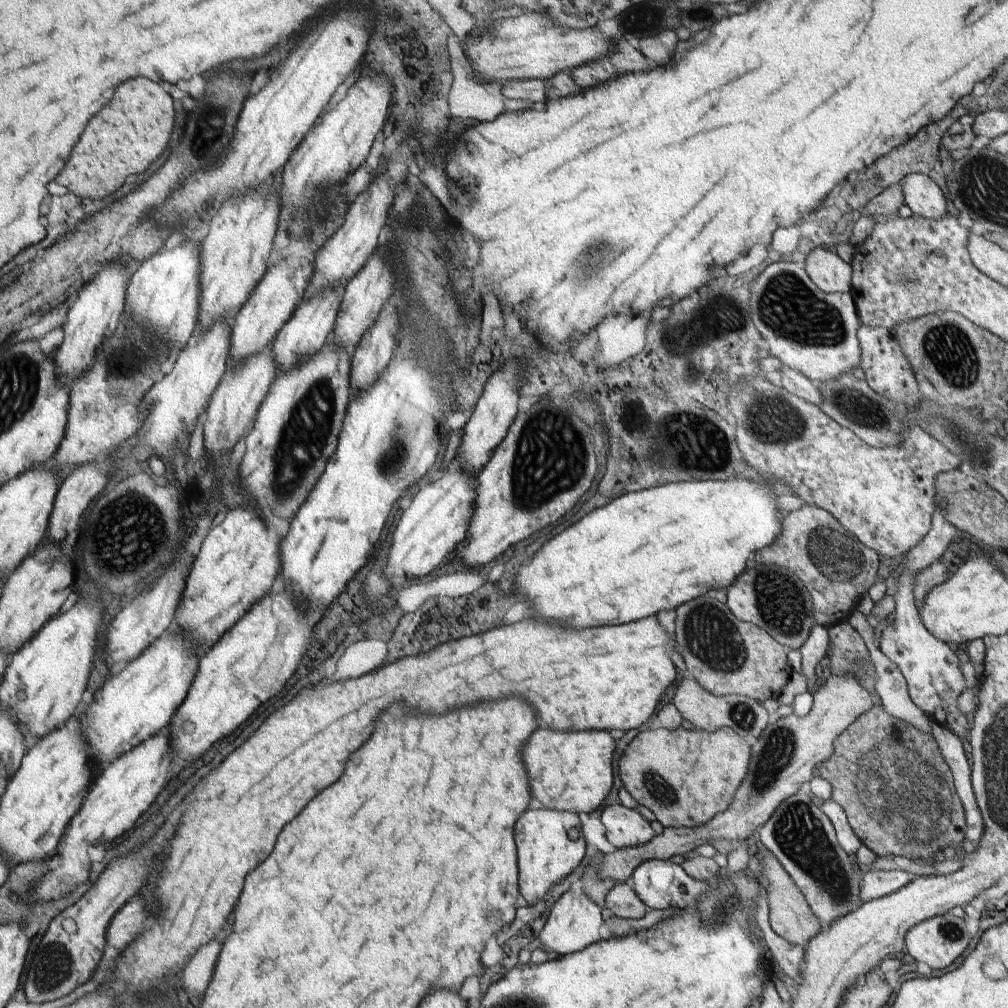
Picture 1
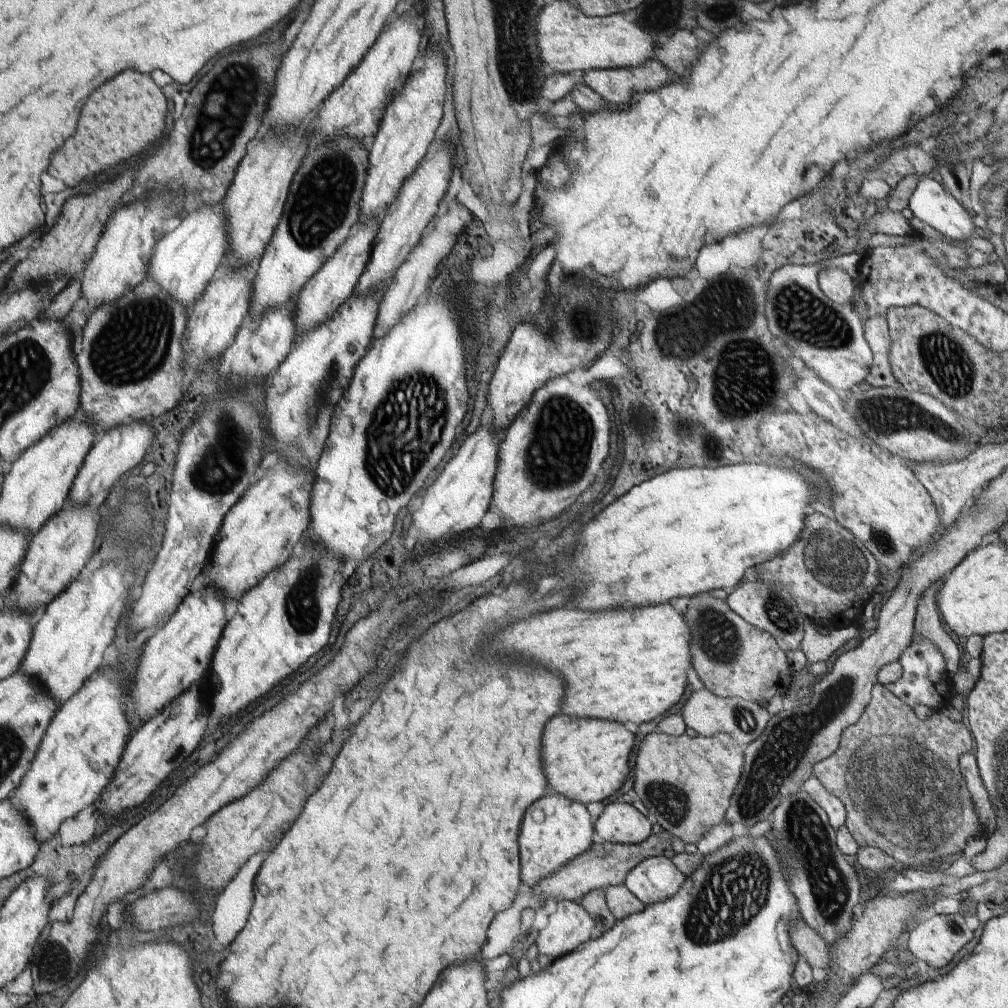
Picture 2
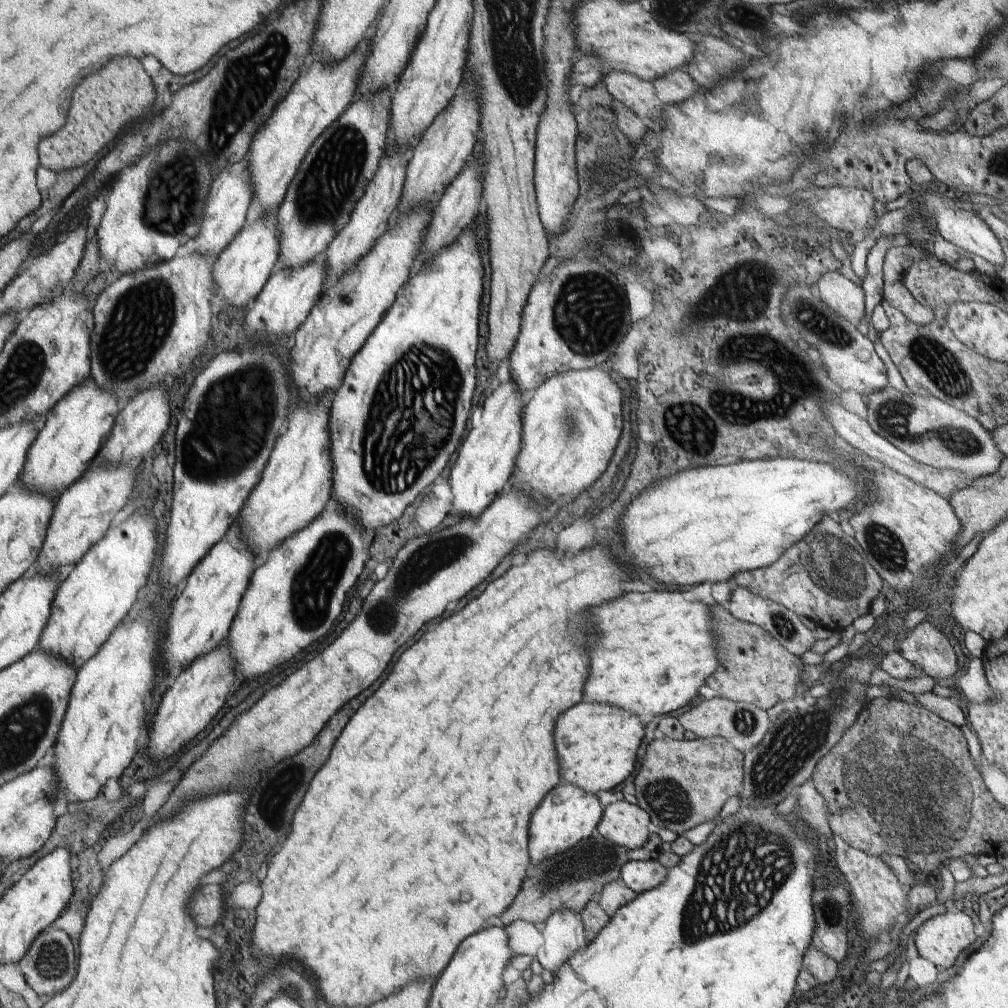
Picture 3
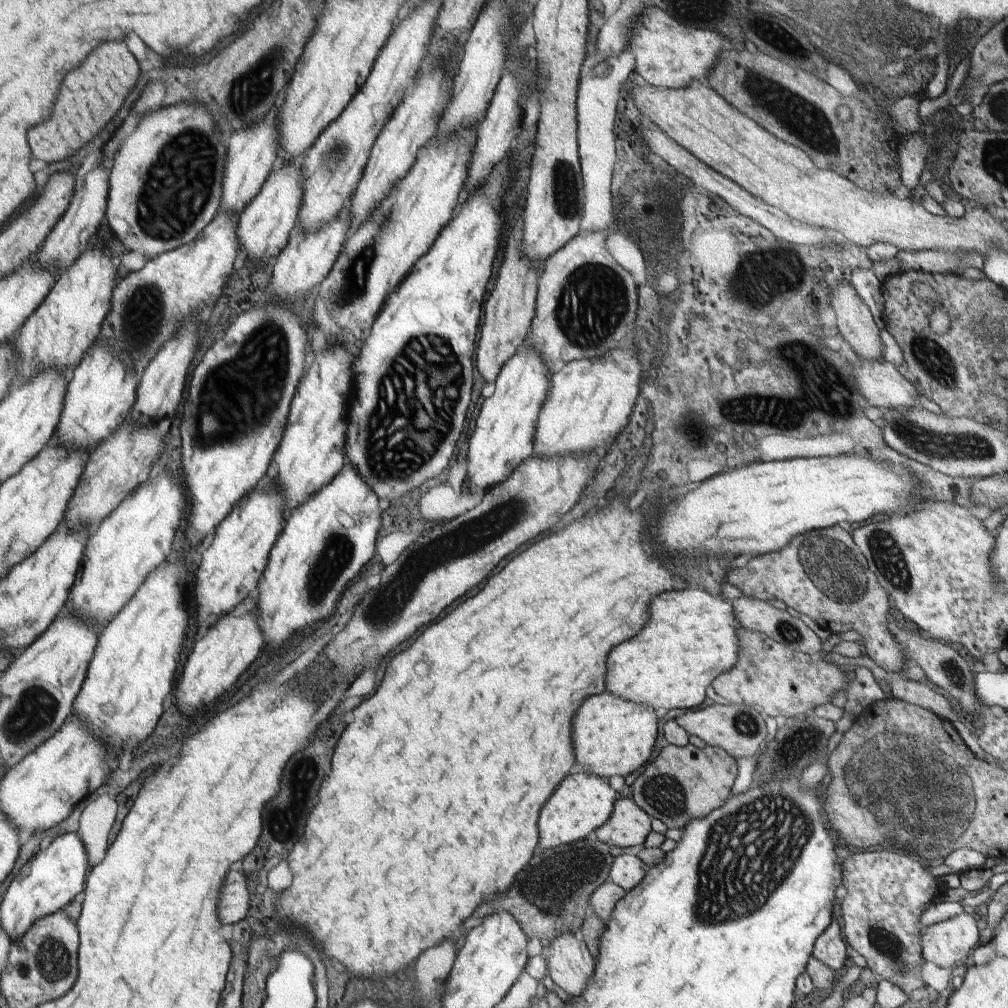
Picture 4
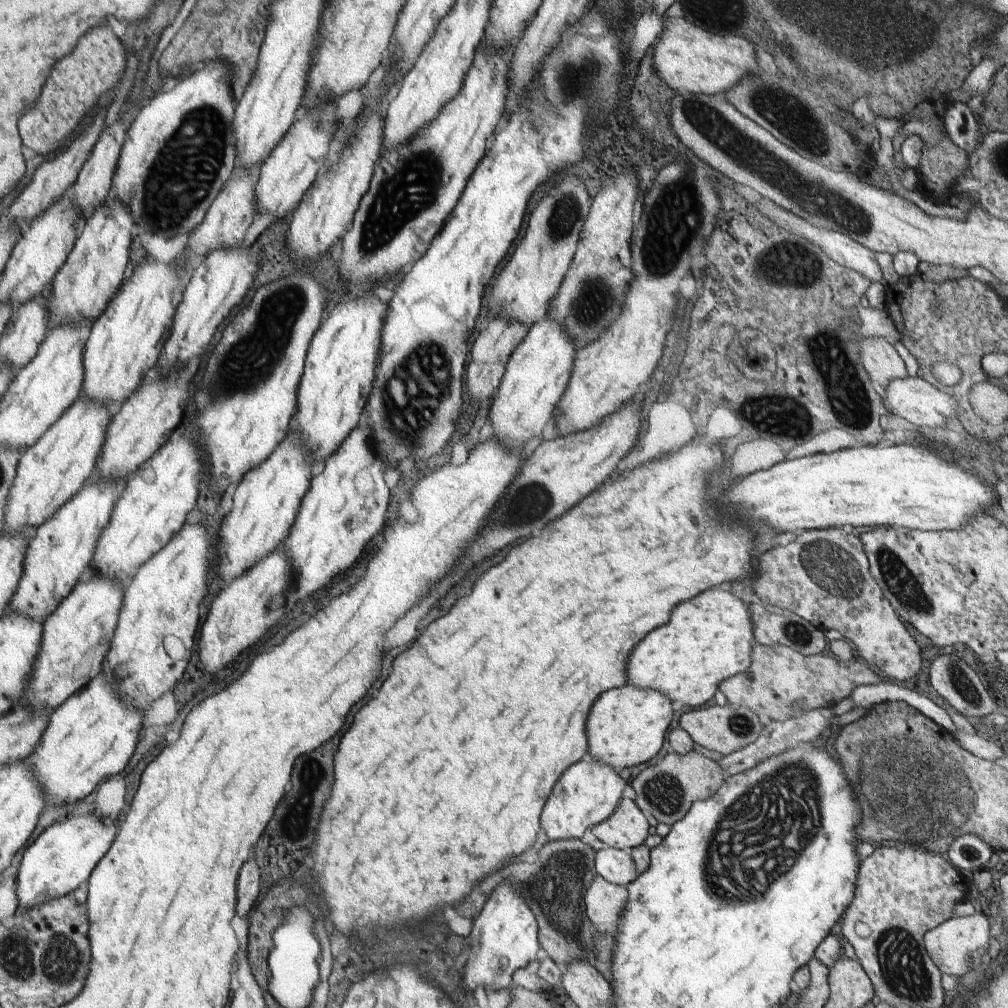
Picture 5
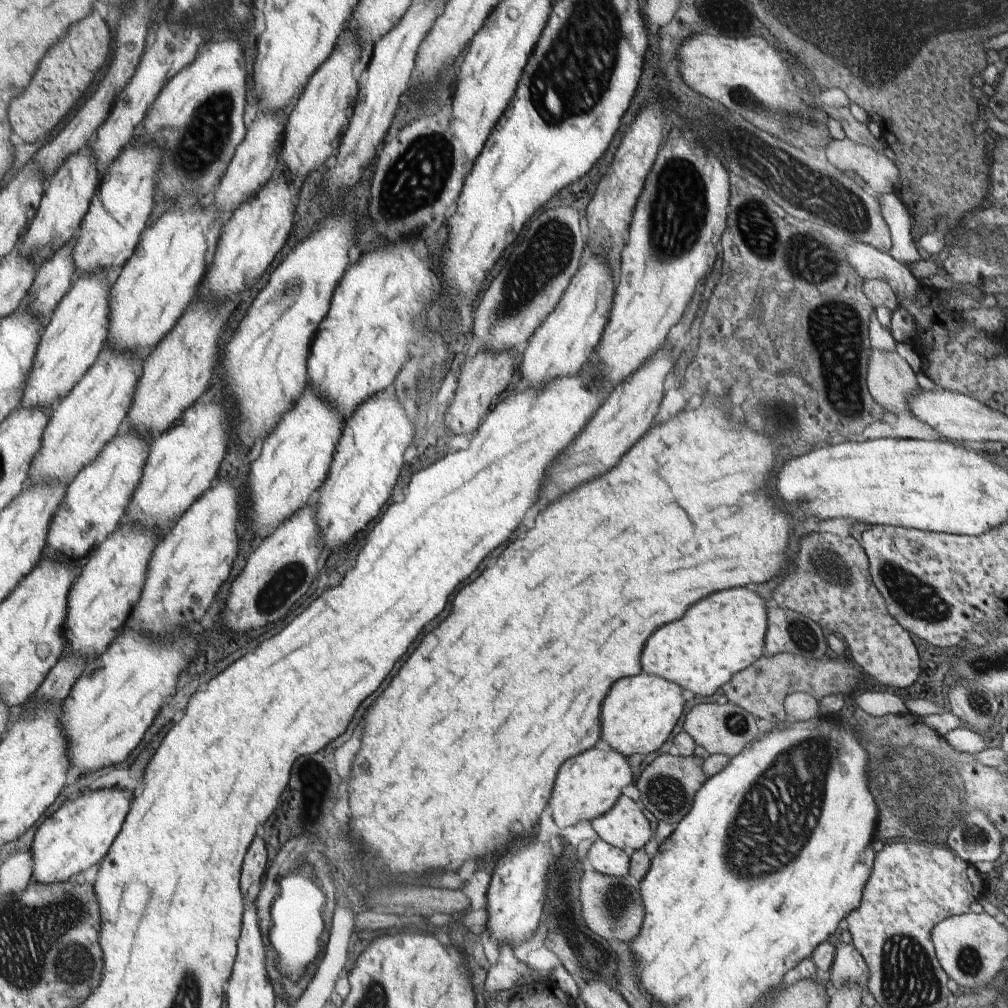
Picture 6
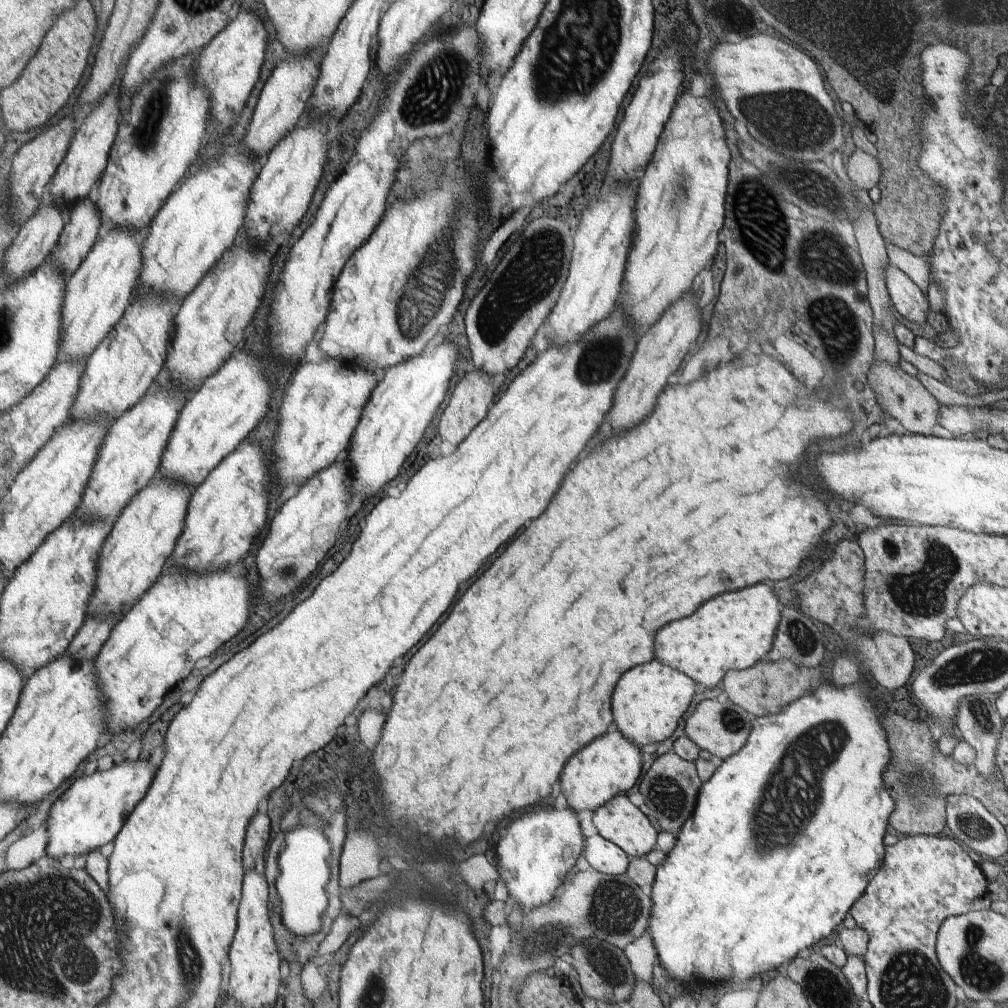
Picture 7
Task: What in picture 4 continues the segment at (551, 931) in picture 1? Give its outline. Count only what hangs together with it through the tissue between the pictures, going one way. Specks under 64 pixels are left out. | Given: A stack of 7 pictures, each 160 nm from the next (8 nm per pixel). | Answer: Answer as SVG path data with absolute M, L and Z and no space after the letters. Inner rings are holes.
M572 931L558 933L544 946L548 974L553 982L570 996L577 997L592 974L595 958L585 940Z

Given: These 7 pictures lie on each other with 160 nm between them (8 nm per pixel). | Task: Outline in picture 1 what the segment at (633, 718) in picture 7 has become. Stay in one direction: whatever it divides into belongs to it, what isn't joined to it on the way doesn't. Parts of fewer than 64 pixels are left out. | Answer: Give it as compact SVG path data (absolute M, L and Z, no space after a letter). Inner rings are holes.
M536 730L522 750L522 760L528 770L529 791L532 800L540 802L544 809L589 813L600 808L612 788L614 772L615 740L608 731Z

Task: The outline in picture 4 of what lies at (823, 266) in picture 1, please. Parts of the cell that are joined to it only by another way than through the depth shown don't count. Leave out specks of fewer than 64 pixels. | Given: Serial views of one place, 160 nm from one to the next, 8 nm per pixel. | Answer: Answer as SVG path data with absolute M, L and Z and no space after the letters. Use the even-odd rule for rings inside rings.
M838 283L831 292L830 304L836 314L839 335L866 361L882 361L880 329L868 305L850 283Z

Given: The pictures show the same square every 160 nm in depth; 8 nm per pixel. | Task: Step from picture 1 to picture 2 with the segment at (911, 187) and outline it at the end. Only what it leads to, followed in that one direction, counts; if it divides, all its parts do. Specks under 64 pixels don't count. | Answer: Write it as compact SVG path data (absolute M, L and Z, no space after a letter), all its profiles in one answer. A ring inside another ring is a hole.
M927 175L919 178L919 183L909 198L909 208L918 220L952 240L976 236L972 223L973 213L969 208Z

